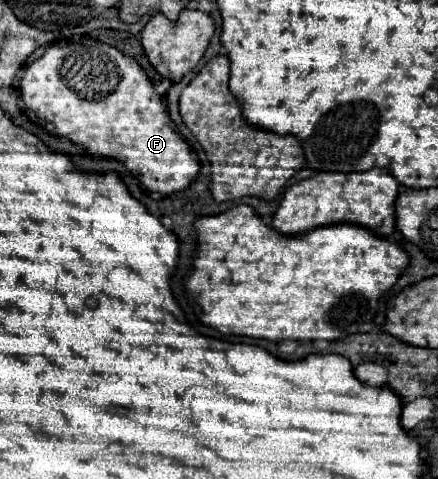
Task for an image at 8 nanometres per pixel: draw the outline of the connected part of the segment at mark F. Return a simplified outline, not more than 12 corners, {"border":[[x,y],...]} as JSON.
{"border":[[92,38],[24,66],[24,108],[150,192],[200,162],[130,56]]}

